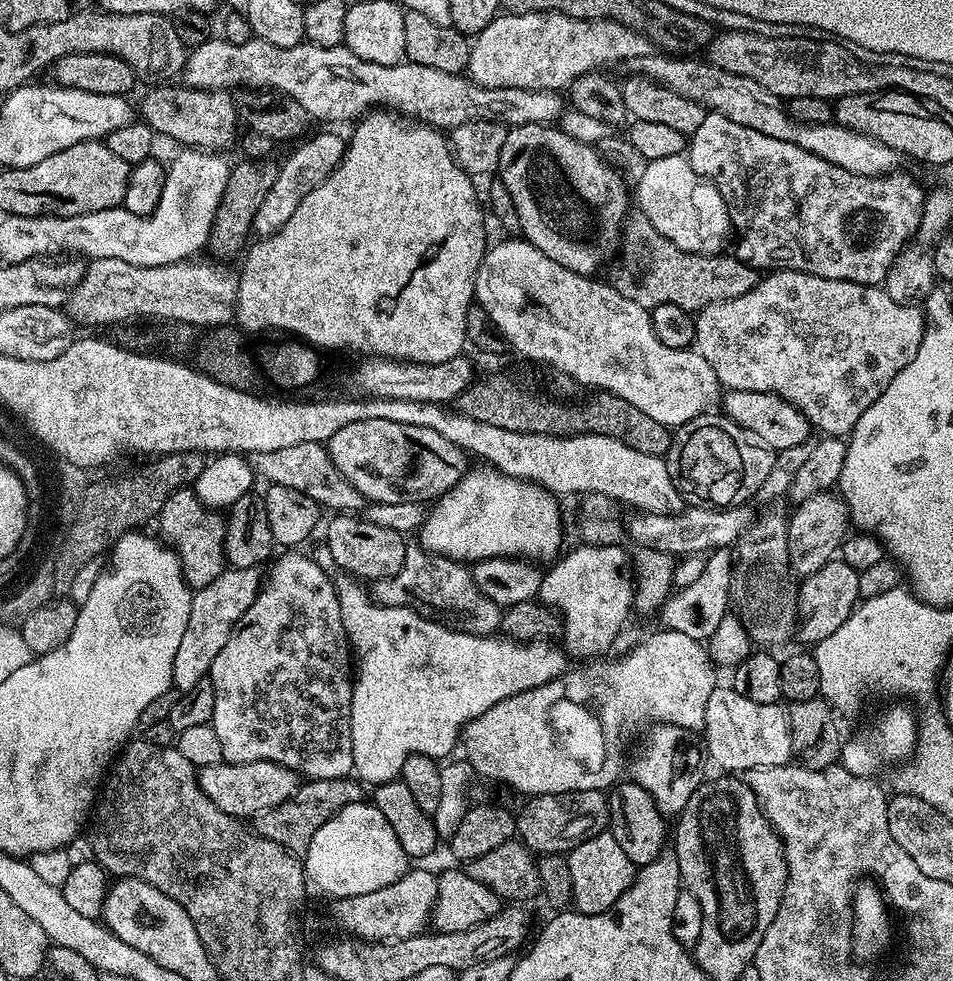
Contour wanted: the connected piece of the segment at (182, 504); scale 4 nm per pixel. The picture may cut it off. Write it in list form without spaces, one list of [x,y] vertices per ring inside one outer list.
[[[191,487],[179,488],[170,494],[166,506],[162,506],[158,517],[160,532],[158,536],[163,543],[176,549],[180,559],[184,581],[195,590],[210,586],[226,570],[224,539],[226,538],[225,517],[219,511],[210,509],[196,497]]]

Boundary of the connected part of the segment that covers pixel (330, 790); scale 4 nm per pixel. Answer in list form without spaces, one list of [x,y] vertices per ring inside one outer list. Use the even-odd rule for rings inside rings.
[[[343,776],[329,780],[308,780],[301,783],[295,794],[286,798],[278,806],[260,813],[254,820],[254,831],[260,836],[270,838],[270,842],[278,842],[286,851],[303,854],[308,851],[310,838],[318,834],[321,826],[326,826],[338,810],[346,810],[346,806],[361,803],[365,799],[365,785],[359,779]]]

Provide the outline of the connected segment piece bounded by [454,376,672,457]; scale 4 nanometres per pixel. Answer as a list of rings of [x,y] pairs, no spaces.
[[[492,376],[485,384],[474,382],[462,395],[454,401],[455,411],[466,418],[474,418],[478,422],[490,422],[490,426],[502,426],[502,430],[518,430],[519,432],[537,432],[551,436],[581,436],[587,432],[602,434],[630,446],[634,450],[642,450],[642,454],[654,454],[667,457],[668,448],[672,445],[672,432],[662,422],[654,421],[645,411],[638,410],[629,402],[605,391],[597,391],[585,404],[563,404],[560,400],[543,400],[536,393],[536,380],[532,376],[524,376],[520,384],[512,376]]]

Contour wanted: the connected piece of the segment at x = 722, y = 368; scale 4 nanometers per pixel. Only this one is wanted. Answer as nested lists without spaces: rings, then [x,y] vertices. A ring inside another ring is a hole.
[[[772,270],[767,273],[765,278],[757,279],[756,285],[746,294],[738,294],[738,298],[723,300],[717,304],[711,304],[701,308],[695,313],[696,318],[696,342],[694,348],[700,352],[702,358],[710,362],[711,369],[717,374],[720,384],[730,392],[738,390],[758,390],[759,392],[772,392],[776,396],[786,398],[806,418],[810,421],[813,429],[824,436],[847,437],[862,418],[864,411],[875,402],[876,399],[884,392],[884,387],[889,384],[896,375],[893,374],[892,368],[888,368],[888,360],[880,356],[880,348],[888,344],[888,340],[868,340],[868,304],[864,304],[864,292],[860,292],[860,284],[855,284],[849,280],[831,280],[815,276],[809,272],[794,272],[791,270]]]

